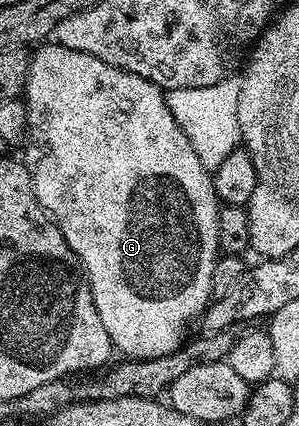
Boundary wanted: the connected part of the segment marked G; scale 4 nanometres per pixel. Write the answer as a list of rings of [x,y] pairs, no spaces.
[[[43,44],[30,55],[27,63],[27,85],[25,101],[27,104],[27,158],[25,165],[31,173],[31,187],[41,204],[41,208],[51,215],[55,227],[65,236],[69,248],[75,253],[78,265],[85,275],[93,304],[97,308],[97,316],[101,316],[101,324],[105,324],[105,332],[109,332],[111,345],[120,355],[131,360],[153,358],[173,353],[185,342],[183,329],[191,321],[198,319],[212,301],[211,281],[213,280],[213,264],[220,257],[219,207],[215,196],[215,186],[208,167],[201,164],[189,136],[177,124],[173,112],[167,107],[167,95],[163,87],[153,84],[148,78],[137,76],[128,70],[117,68],[113,64],[105,64],[105,60],[97,60],[97,56],[89,56],[89,52],[73,52],[73,48],[65,48],[58,44]]]

